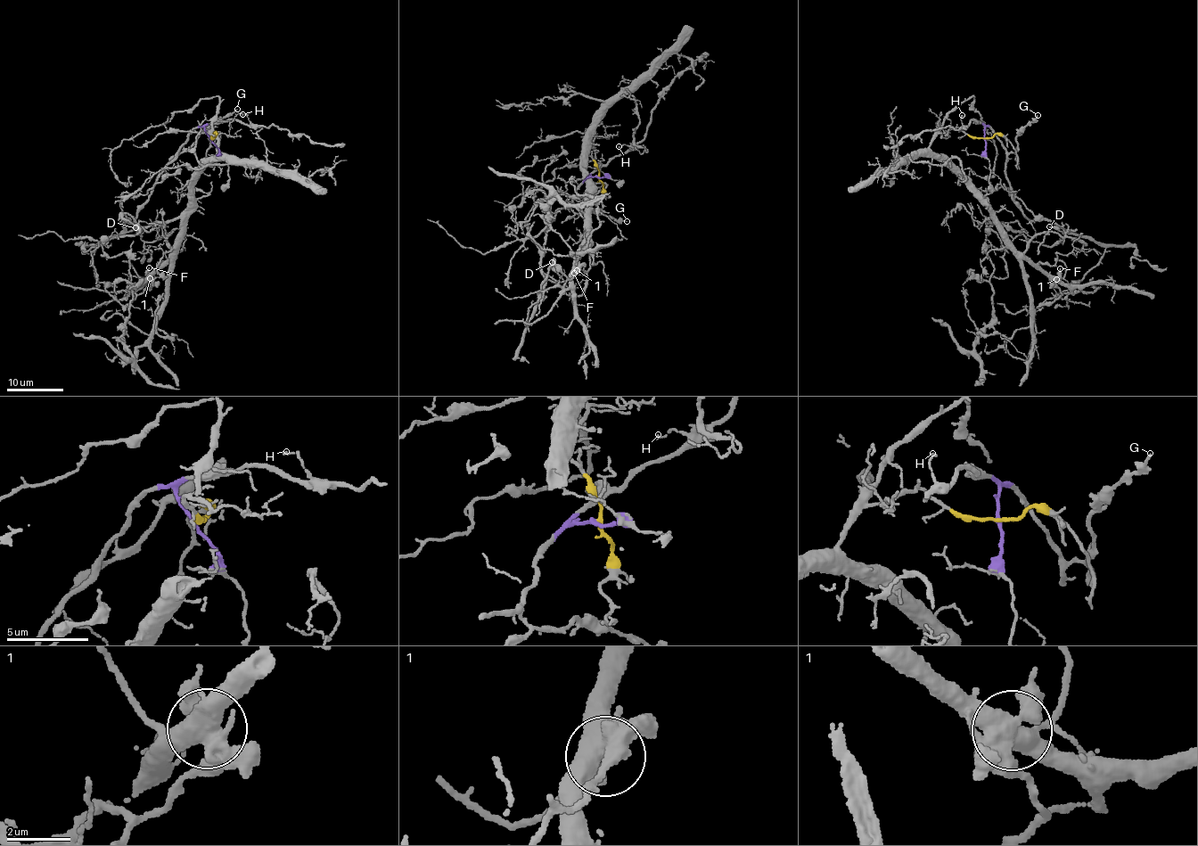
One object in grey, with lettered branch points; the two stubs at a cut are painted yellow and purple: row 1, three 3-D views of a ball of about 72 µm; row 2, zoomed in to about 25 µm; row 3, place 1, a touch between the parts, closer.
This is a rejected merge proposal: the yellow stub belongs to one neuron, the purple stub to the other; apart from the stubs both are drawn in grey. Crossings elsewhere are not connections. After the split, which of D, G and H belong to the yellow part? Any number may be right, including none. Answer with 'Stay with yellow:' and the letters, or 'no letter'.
Stay with yellow: D

